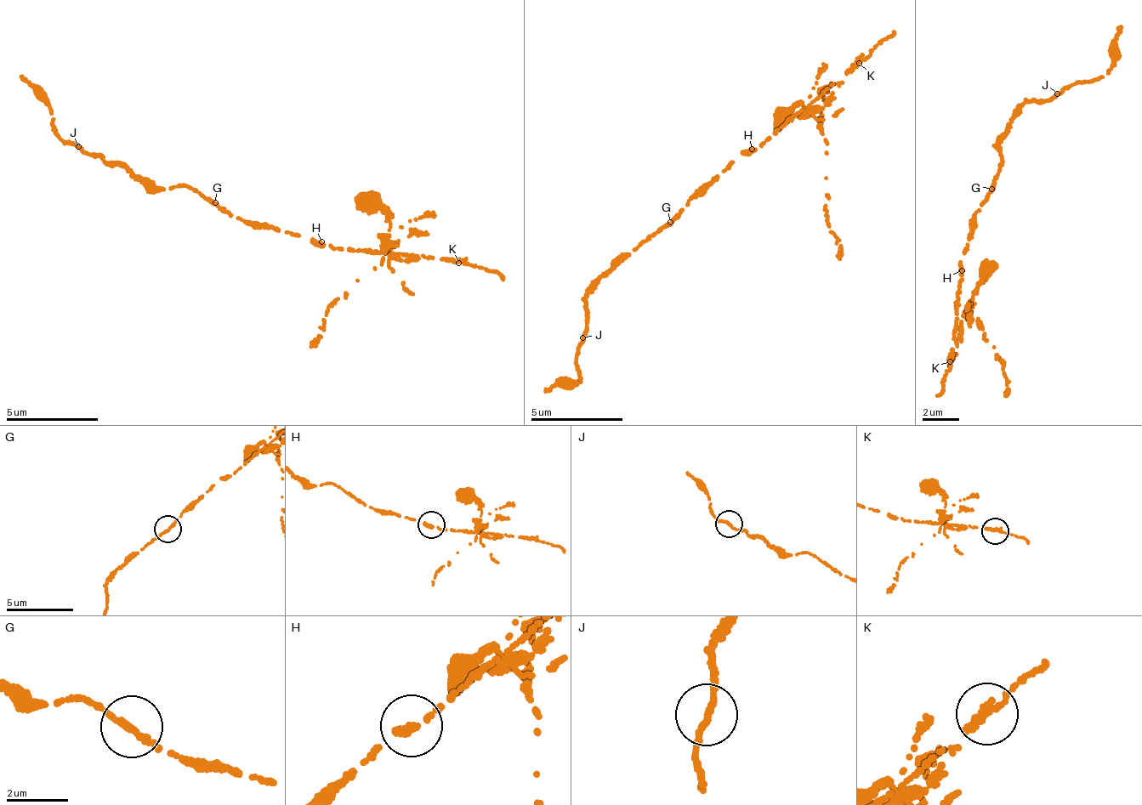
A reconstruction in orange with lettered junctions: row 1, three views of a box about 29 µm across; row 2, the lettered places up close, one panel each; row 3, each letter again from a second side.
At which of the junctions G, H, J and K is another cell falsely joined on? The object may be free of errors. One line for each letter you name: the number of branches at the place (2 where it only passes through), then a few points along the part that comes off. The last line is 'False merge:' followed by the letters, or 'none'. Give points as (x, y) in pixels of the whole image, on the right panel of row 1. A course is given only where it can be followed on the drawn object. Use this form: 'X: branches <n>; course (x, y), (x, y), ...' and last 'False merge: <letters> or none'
K: branches 2; course (950, 363), (959, 331), (969, 317), (999, 356), (1005, 390), (1008, 394)
False merge: K

